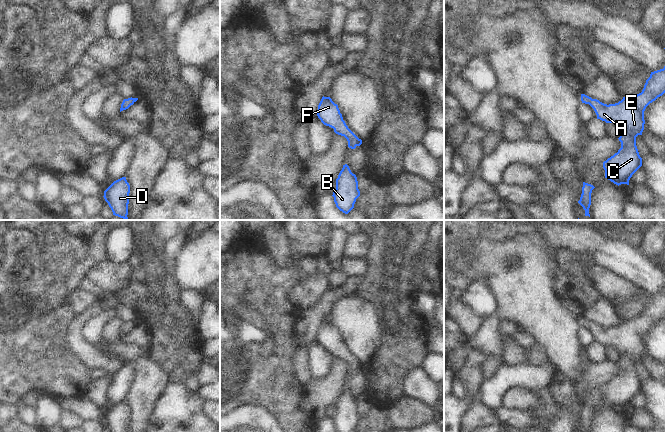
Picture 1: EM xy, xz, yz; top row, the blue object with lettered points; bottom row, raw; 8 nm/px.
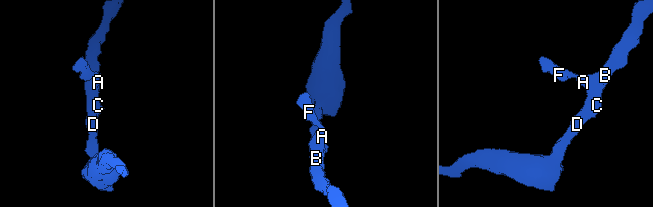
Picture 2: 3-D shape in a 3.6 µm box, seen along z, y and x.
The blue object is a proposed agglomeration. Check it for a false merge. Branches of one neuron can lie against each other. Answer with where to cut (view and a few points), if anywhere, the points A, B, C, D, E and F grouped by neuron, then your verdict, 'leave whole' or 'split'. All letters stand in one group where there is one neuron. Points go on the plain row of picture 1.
no cut; A B C D E F; leave whole

